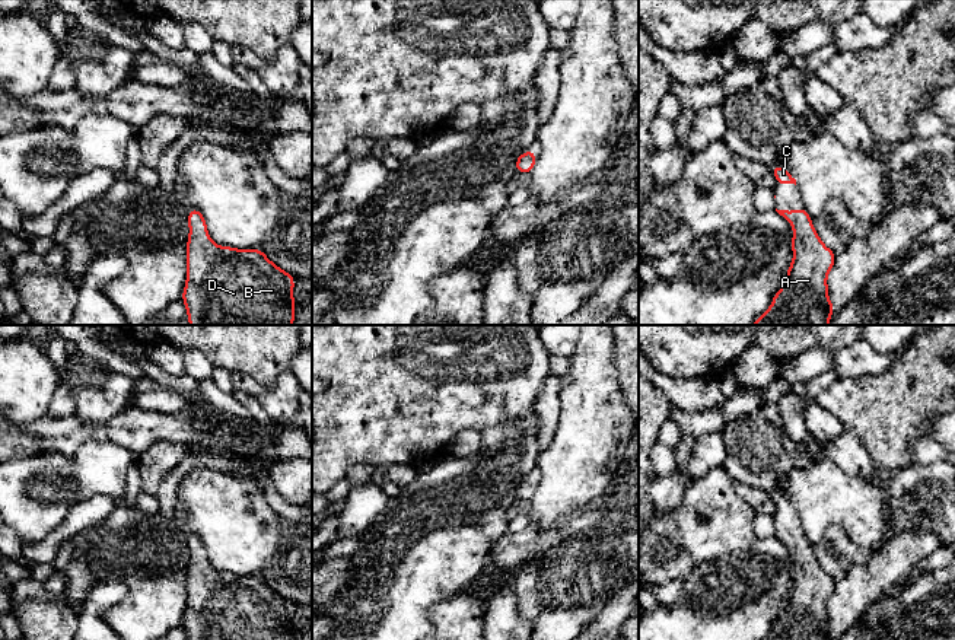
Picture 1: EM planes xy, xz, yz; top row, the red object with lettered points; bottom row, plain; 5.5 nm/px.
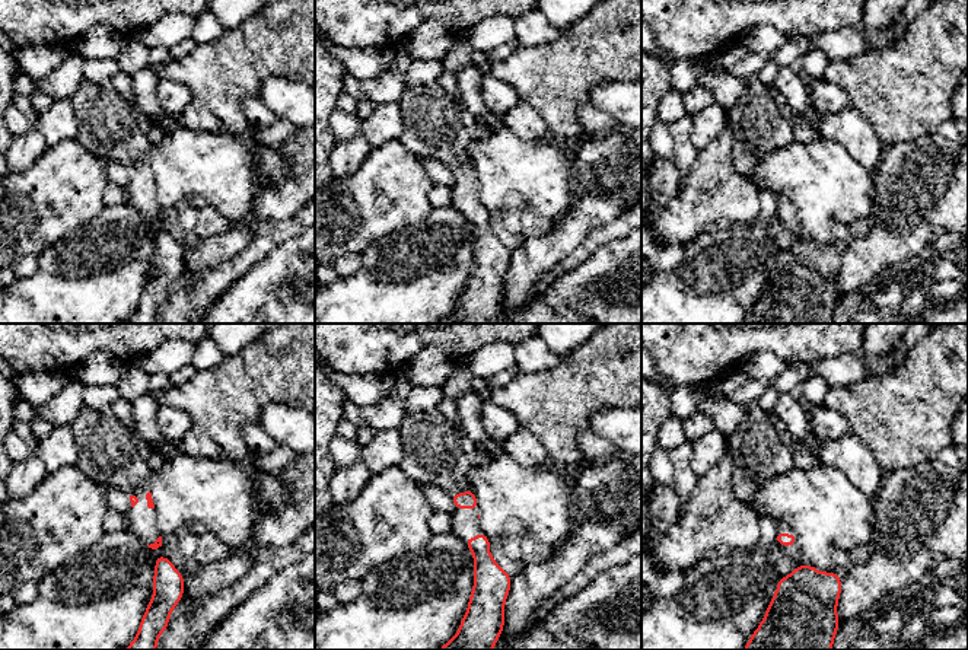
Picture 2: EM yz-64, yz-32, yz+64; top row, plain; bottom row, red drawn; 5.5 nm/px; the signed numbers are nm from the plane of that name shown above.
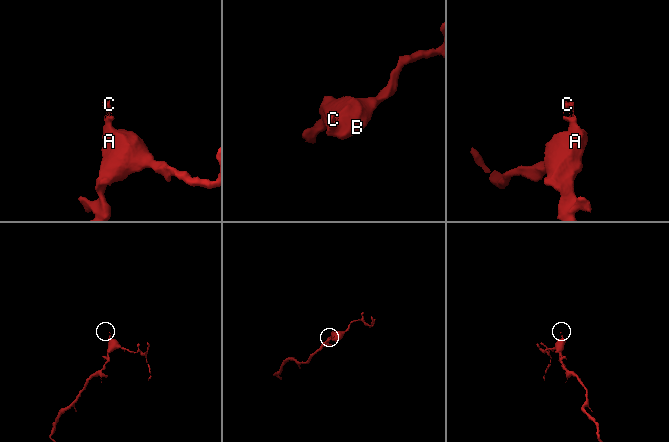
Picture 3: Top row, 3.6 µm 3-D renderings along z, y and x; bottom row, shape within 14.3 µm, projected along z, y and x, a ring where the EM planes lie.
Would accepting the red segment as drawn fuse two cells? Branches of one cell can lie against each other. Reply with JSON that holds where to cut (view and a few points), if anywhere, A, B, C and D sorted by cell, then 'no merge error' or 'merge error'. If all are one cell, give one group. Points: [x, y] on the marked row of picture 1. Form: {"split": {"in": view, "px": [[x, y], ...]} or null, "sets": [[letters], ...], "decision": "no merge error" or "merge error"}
{"split": null, "sets": [["A", "B", "C", "D"]], "decision": "no merge error"}

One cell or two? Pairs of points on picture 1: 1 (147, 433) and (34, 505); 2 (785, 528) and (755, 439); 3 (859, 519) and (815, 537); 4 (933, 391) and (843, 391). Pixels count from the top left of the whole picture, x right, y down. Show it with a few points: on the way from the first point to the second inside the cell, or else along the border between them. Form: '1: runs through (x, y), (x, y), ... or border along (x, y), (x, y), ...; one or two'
1: border along (92, 439), (120, 443), (137, 455); two
2: runs through (785, 506), (772, 490), (761, 461); one
3: runs through (847, 519), (830, 519), (824, 525); one
4: runs through (911, 391), (865, 391); one

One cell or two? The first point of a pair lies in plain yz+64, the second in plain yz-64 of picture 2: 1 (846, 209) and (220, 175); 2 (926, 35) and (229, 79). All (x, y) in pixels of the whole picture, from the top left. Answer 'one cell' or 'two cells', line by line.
1: one cell
2: one cell

